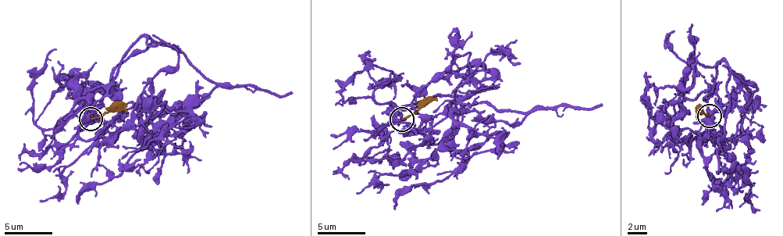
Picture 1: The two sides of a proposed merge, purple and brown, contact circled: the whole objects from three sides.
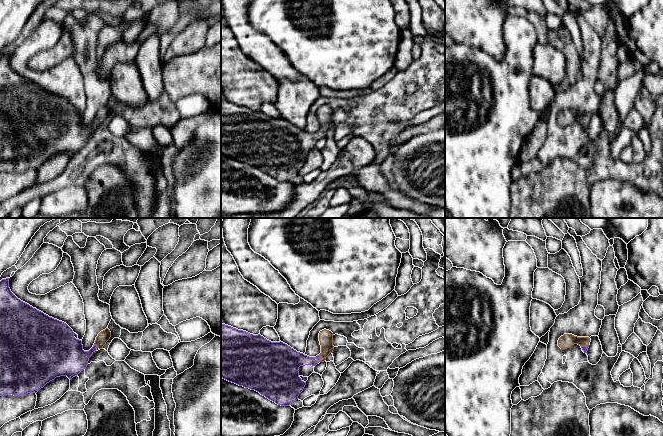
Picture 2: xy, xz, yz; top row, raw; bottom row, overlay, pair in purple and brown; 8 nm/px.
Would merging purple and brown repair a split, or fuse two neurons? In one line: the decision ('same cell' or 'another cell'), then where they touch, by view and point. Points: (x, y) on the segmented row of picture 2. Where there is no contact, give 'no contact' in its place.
same cell; contact xz (319, 358)

